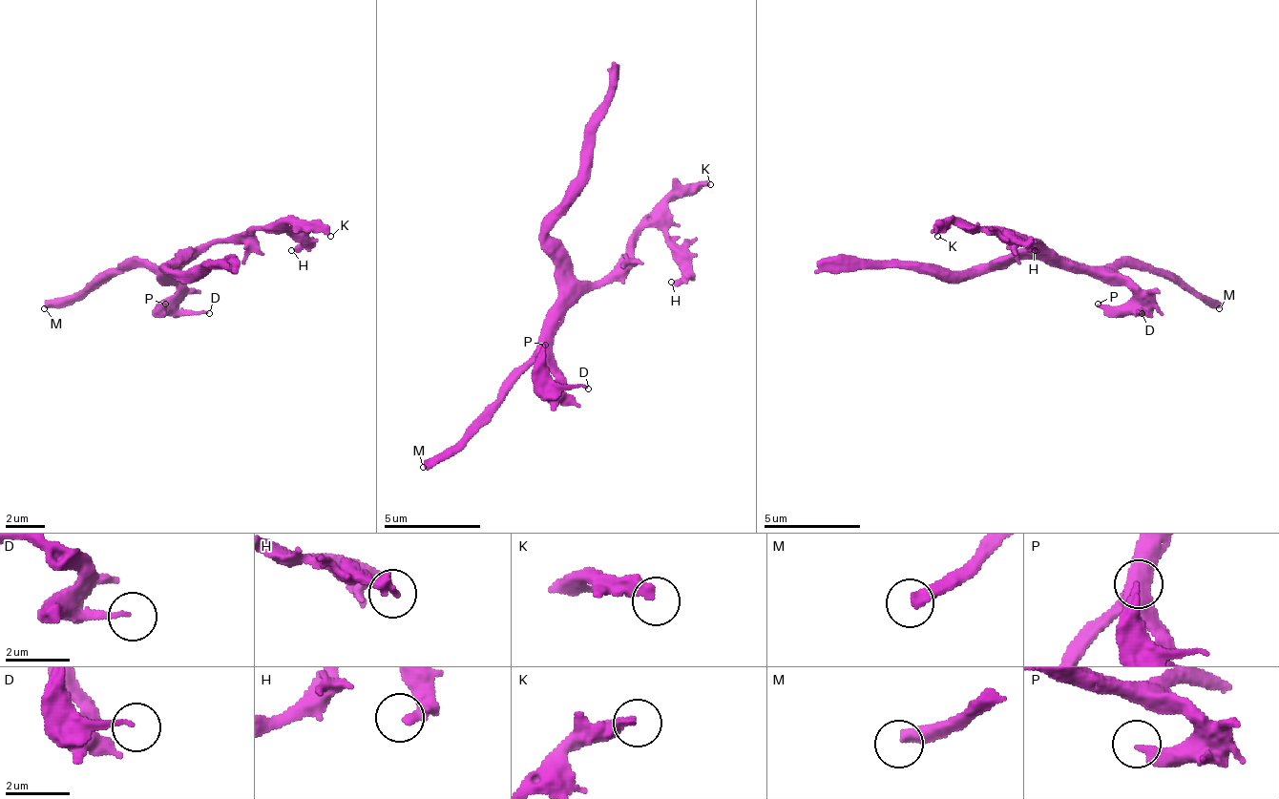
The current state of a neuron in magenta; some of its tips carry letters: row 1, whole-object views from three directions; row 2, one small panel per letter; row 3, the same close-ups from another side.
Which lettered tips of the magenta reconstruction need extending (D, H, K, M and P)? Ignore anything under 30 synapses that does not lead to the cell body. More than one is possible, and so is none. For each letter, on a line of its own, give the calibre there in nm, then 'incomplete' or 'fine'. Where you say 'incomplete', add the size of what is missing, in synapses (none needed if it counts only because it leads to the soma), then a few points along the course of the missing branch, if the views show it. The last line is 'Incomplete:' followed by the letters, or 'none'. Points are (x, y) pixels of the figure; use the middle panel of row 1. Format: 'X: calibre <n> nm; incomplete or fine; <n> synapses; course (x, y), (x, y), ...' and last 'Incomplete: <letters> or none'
D: calibre 140 nm; fine
H: calibre 280 nm; incomplete; 35 synapses; course (671, 282), (685, 282), (701, 330), (695, 340), (695, 365), (681, 398)
K: calibre 320 nm; incomplete; 35 synapses
M: calibre 400 nm; incomplete; 40 synapses
P: calibre 300 nm; incomplete; 160 synapses
Incomplete: H, K, M, P

